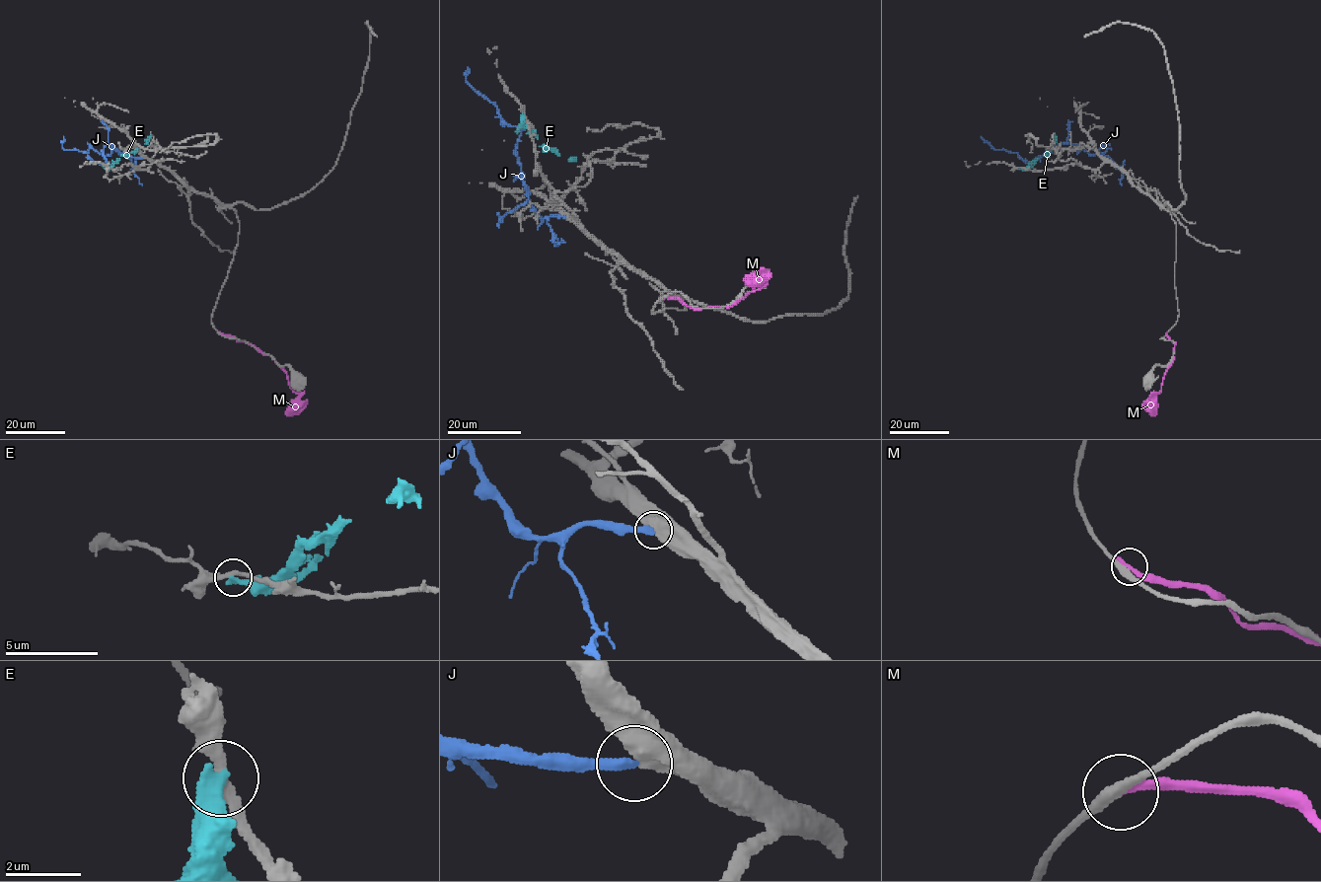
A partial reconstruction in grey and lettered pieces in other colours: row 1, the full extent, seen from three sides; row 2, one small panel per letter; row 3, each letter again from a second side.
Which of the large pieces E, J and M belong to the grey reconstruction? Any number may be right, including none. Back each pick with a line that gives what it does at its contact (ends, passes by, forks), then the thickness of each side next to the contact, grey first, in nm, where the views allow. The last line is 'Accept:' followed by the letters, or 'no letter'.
J: It ends there. Thickness 550 nm (grey) against 280 nm
Accept: J

